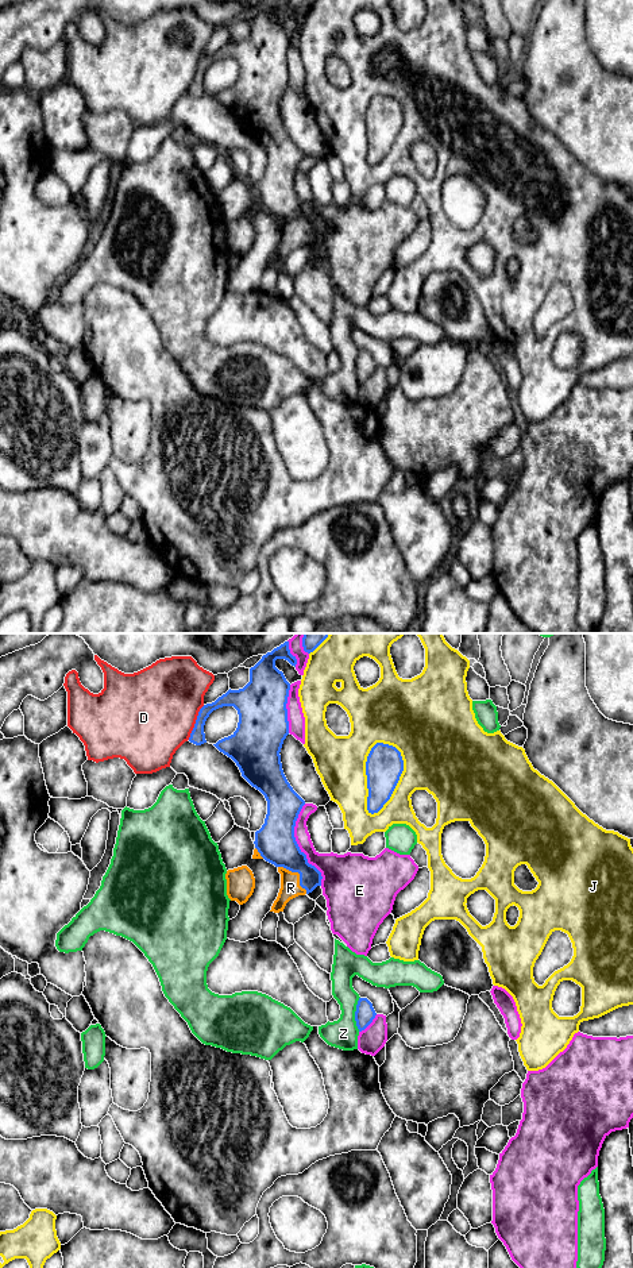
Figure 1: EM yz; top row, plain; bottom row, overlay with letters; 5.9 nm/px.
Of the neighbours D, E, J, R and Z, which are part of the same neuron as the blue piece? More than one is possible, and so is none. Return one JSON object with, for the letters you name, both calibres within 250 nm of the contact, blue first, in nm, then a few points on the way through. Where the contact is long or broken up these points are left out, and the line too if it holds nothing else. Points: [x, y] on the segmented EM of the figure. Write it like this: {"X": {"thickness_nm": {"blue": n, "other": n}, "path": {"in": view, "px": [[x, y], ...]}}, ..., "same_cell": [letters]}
{"R": {"thickness_nm": {"blue": 240, "other": 120}}, "same_cell": ["R"]}

